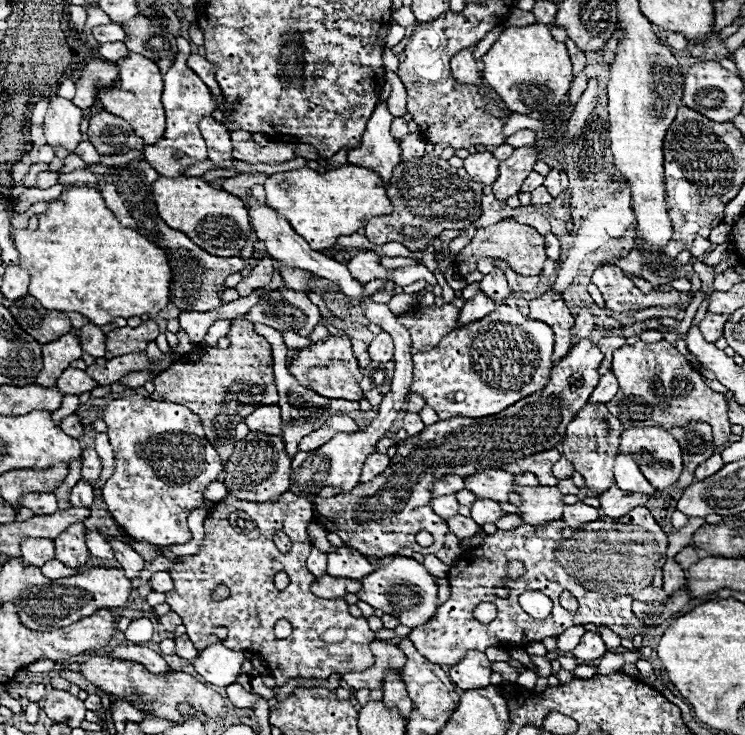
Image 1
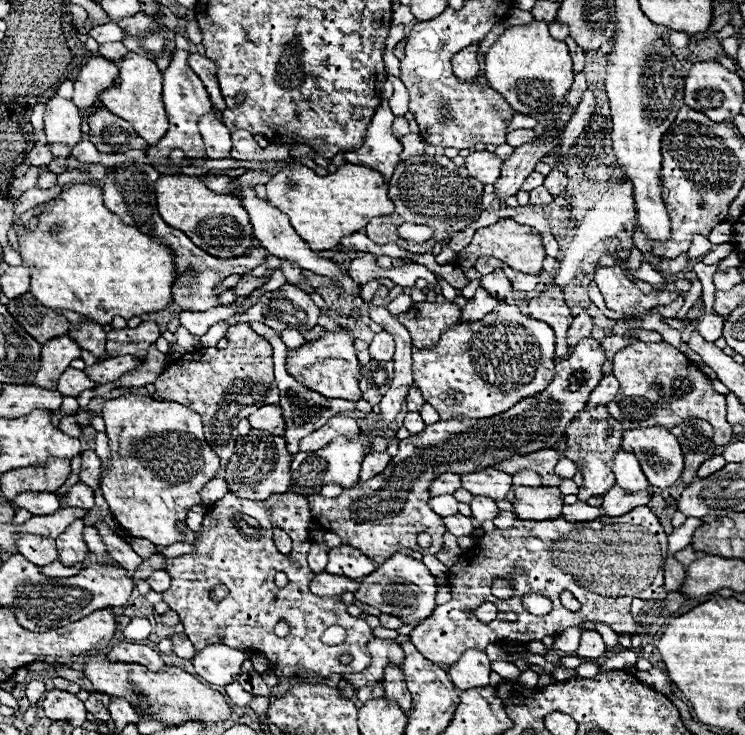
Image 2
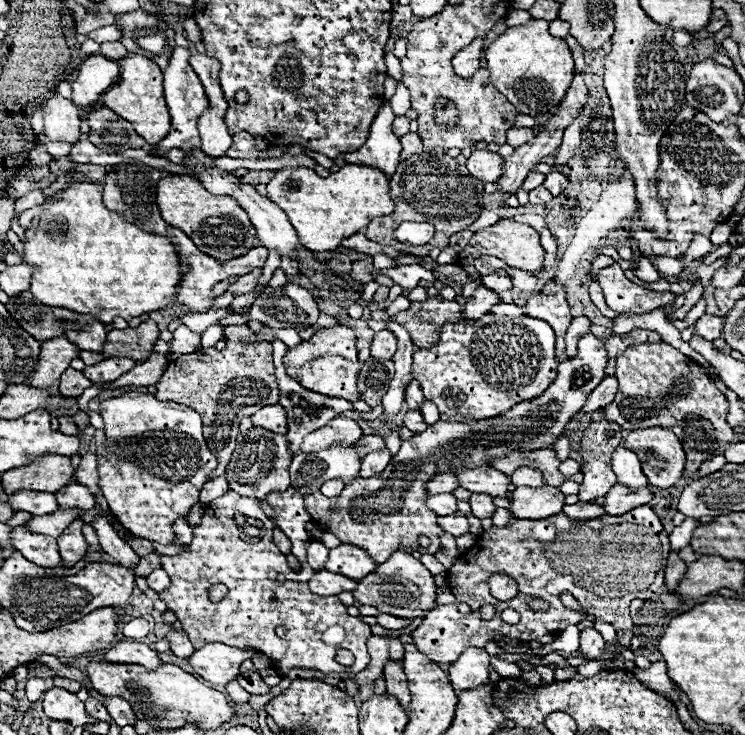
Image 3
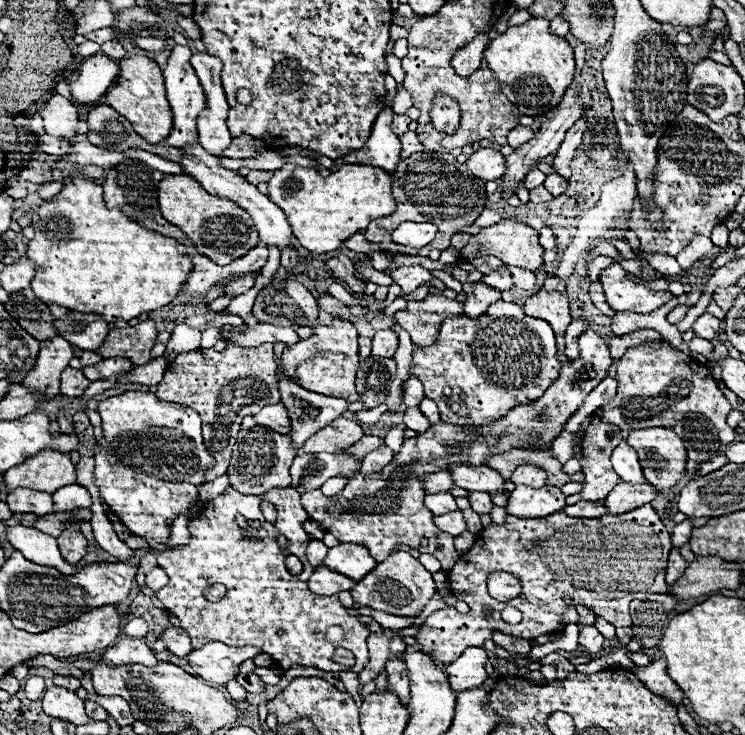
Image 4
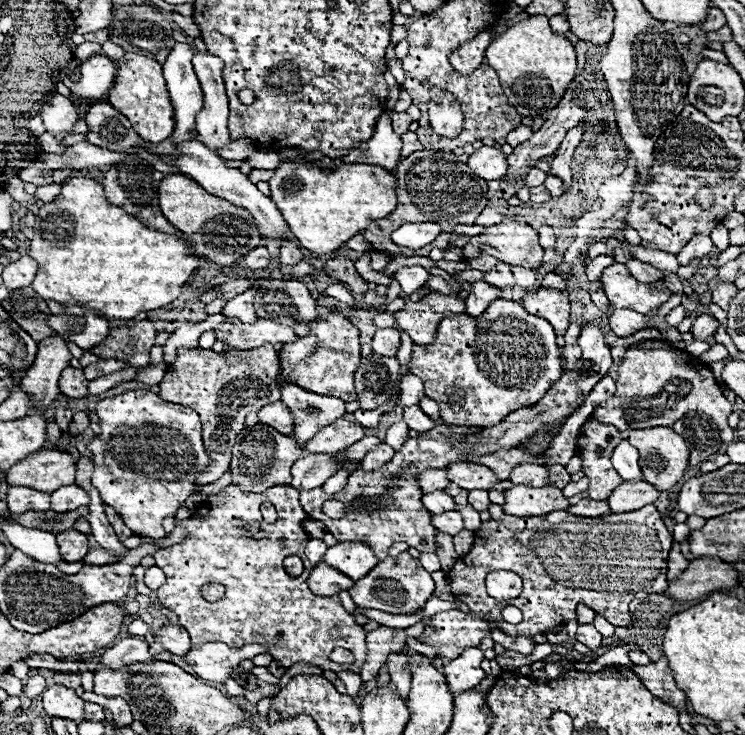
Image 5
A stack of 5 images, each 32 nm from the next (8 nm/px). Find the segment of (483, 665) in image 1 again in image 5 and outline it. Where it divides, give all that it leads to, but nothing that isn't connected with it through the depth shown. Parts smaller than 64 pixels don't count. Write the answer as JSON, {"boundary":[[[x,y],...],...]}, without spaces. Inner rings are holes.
{"boundary":[[[472,647],[466,648],[460,657],[444,665],[443,674],[454,694],[476,688],[486,678],[486,672],[480,666],[482,660],[484,652],[478,647]]]}

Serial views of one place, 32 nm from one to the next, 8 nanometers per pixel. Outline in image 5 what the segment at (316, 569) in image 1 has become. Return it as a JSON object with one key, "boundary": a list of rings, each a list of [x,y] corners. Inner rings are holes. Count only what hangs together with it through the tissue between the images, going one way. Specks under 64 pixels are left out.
{"boundary":[[[310,538],[310,540],[308,540],[306,556],[308,556],[308,560],[312,562],[312,566],[316,566],[318,562],[322,562],[322,560],[324,560],[326,550],[328,550],[328,546],[324,544],[324,540],[318,540],[318,538]]]}

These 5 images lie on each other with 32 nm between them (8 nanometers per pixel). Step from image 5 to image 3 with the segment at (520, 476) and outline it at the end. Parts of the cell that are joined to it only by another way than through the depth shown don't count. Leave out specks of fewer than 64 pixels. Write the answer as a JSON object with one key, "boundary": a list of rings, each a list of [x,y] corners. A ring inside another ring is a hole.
{"boundary":[[[532,468],[516,470],[512,474],[512,482],[514,482],[514,486],[530,486],[530,488],[538,488],[544,484],[543,474],[532,470]]]}

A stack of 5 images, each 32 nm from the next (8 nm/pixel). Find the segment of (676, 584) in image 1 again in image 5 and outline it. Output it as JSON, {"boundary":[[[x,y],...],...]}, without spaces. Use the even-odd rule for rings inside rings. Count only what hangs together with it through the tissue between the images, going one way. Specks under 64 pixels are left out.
{"boundary":[[[674,544],[670,550],[670,556],[668,556],[668,582],[678,578],[688,568],[688,564],[690,562],[680,552],[680,544]]]}

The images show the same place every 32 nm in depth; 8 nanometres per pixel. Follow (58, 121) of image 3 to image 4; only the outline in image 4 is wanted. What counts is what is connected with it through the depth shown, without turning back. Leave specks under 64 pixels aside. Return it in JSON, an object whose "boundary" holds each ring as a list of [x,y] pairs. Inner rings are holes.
{"boundary":[[[56,94],[52,96],[44,108],[42,108],[44,128],[46,134],[60,140],[72,140],[78,136],[76,124],[78,124],[78,110],[72,100]]]}

